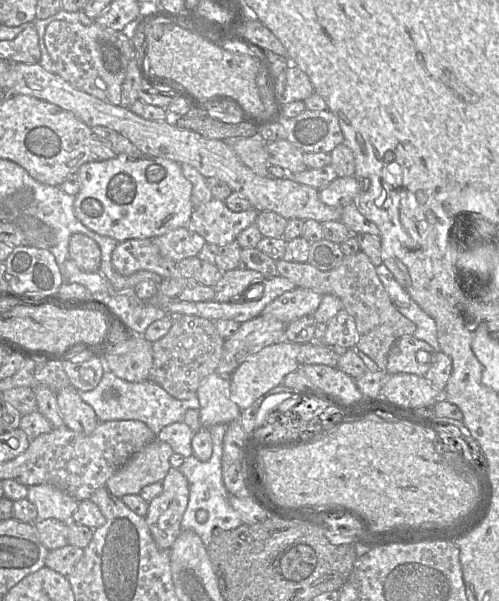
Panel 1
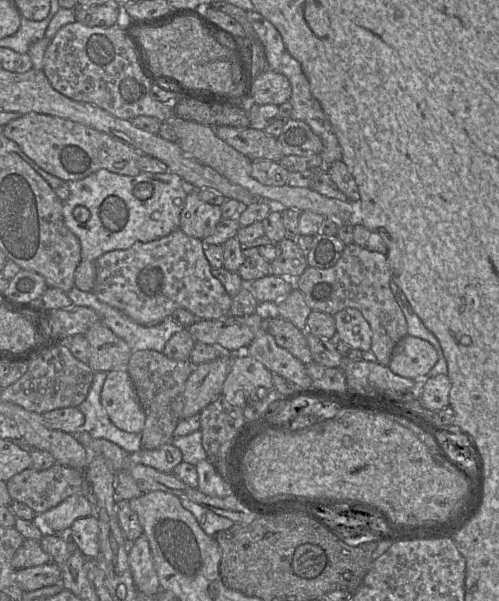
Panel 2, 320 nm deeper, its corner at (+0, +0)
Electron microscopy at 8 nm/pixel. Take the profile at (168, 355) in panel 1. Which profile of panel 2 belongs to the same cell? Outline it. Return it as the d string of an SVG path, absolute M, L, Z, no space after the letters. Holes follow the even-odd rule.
M139 350L132 353L127 372L145 414L145 423L141 432L142 449L152 450L171 444L174 430L180 420L174 415L172 404L182 393L184 384L193 369L194 365L190 359L173 360L155 350Z

